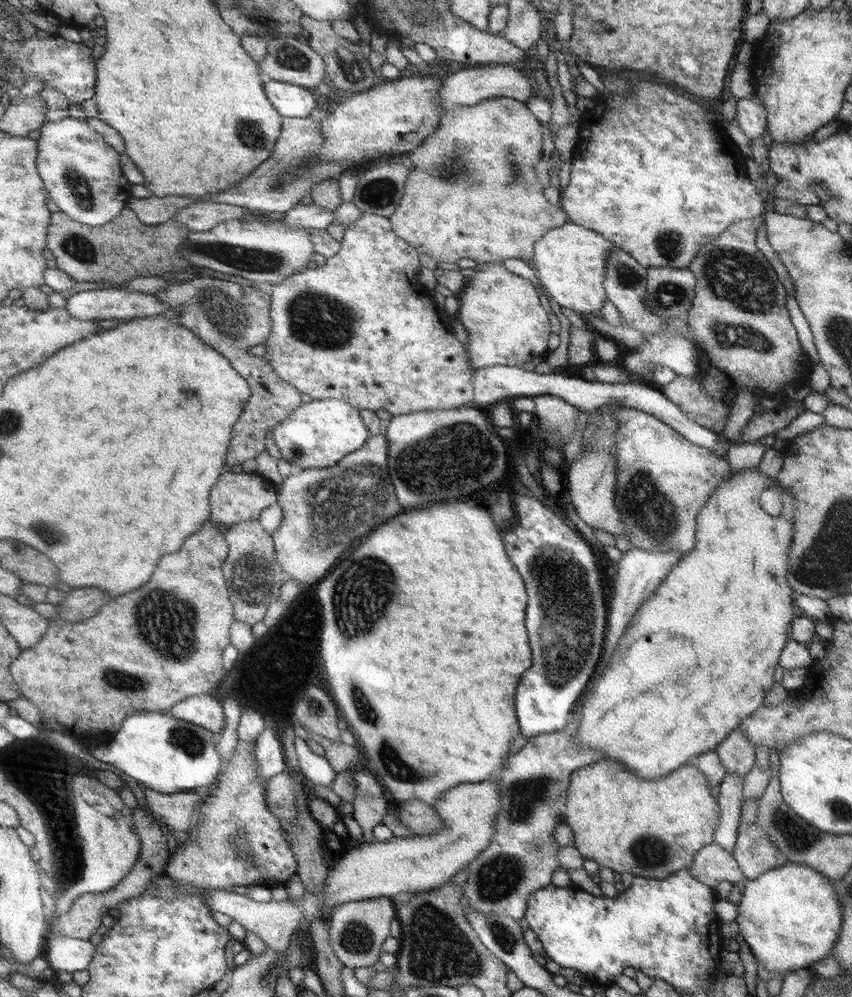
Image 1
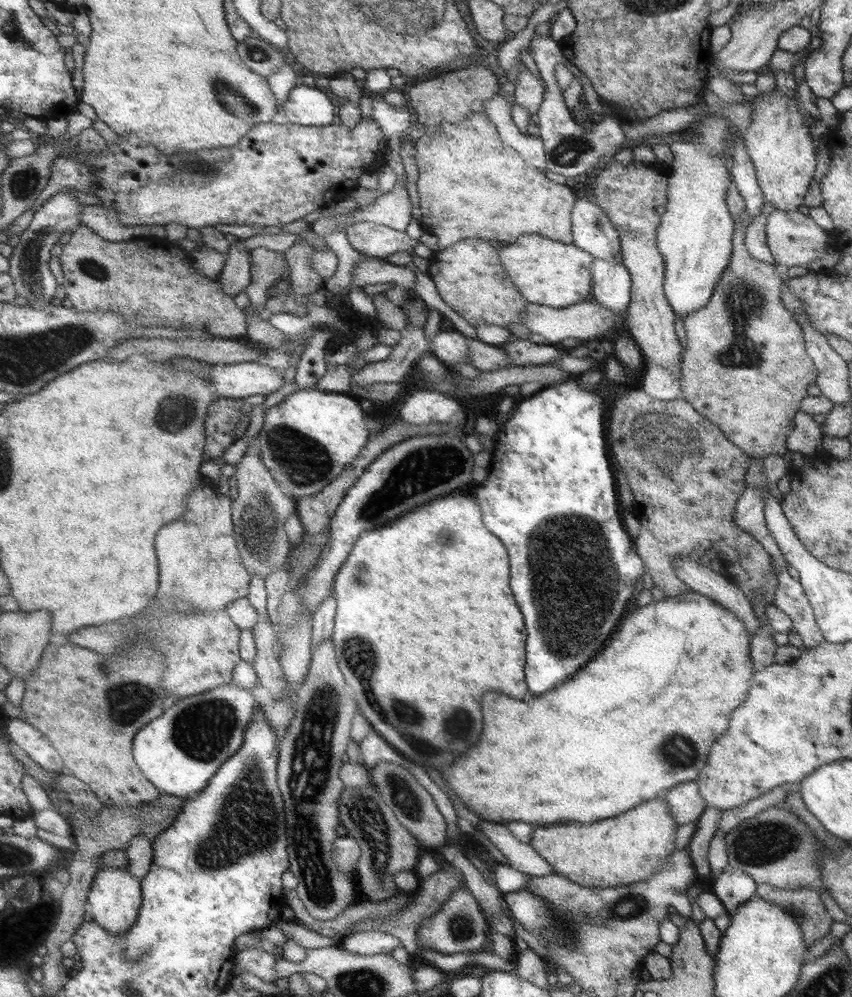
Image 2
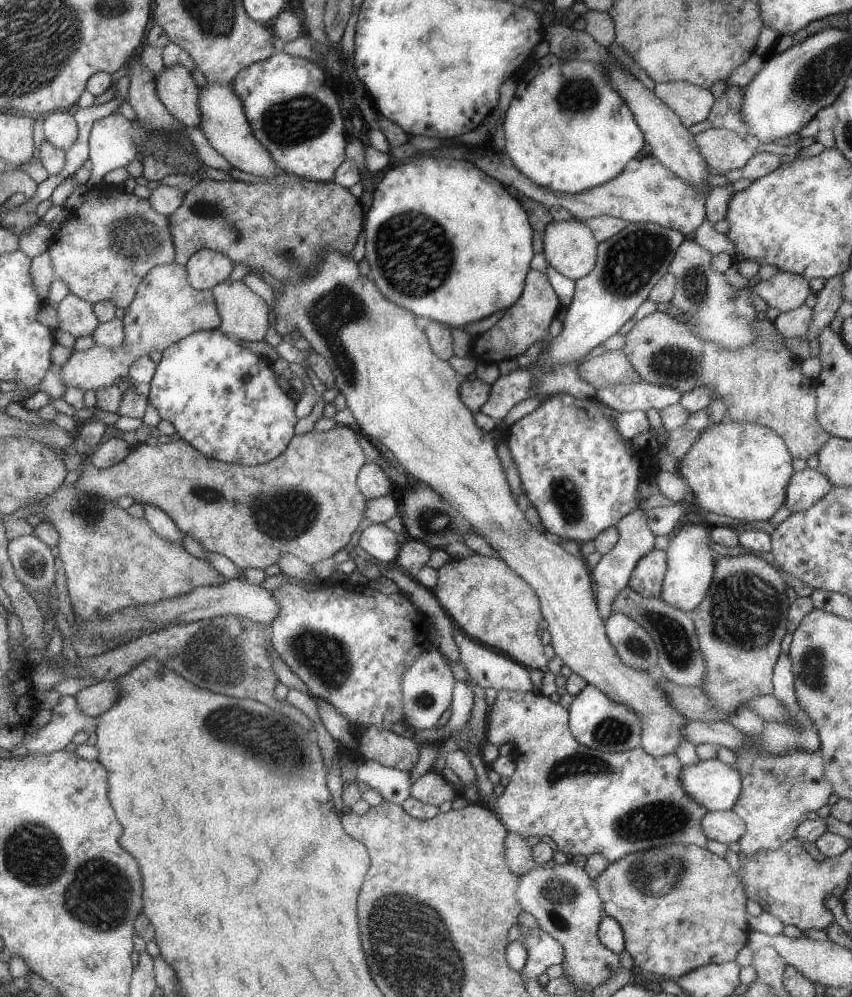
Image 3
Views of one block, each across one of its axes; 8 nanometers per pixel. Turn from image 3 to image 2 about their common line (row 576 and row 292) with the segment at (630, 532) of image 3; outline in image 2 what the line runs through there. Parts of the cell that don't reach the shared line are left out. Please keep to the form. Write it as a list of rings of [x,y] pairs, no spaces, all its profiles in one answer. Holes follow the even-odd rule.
[[[596,260],[593,262],[591,299],[601,303],[614,313],[625,311],[630,302],[629,269],[616,260]]]

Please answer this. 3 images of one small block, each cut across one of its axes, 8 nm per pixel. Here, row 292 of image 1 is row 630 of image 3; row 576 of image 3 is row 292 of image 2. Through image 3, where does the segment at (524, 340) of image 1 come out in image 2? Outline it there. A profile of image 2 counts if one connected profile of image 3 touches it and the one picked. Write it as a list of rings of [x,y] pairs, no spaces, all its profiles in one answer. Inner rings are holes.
[[[463,239],[429,257],[427,274],[433,281],[441,300],[461,316],[469,326],[495,324],[507,329],[507,324],[522,324],[520,316],[528,305],[507,276],[497,252],[489,242],[481,239]]]

